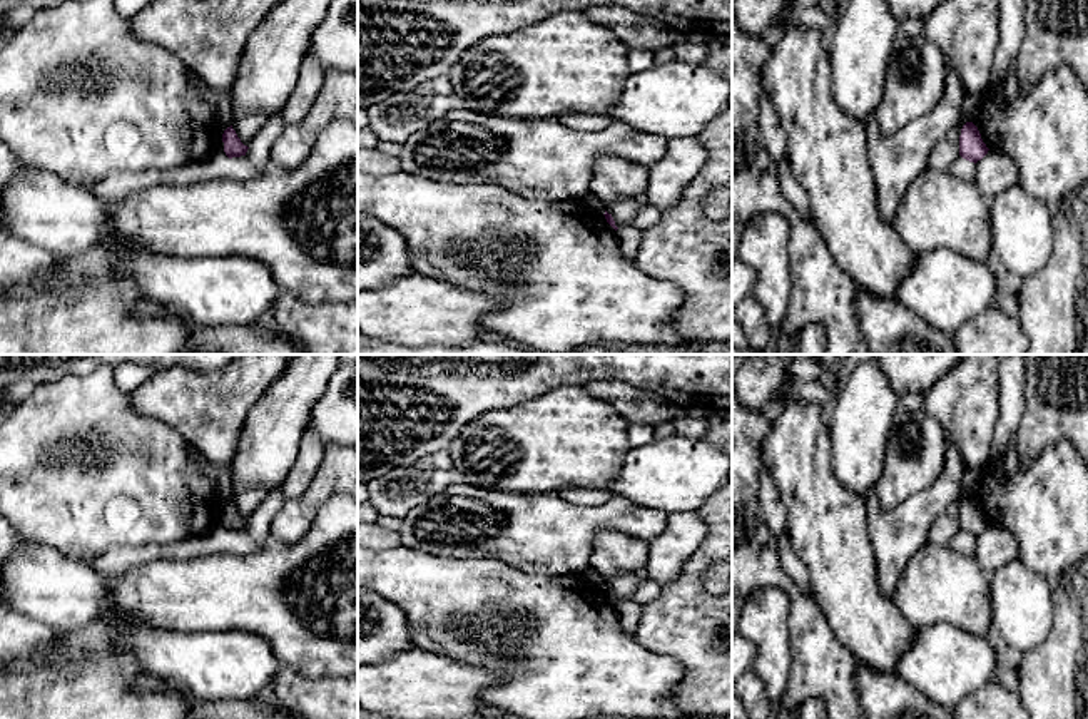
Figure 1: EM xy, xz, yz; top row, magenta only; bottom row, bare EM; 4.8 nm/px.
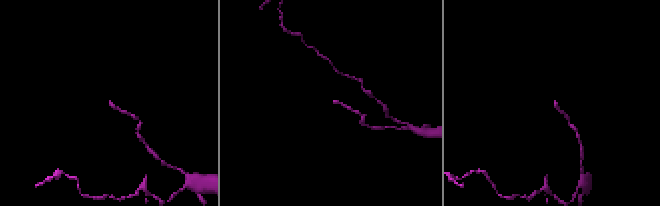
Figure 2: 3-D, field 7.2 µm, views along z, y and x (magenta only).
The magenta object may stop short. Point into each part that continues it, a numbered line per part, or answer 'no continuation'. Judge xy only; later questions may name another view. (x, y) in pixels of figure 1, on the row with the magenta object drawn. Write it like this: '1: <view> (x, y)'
no continuation

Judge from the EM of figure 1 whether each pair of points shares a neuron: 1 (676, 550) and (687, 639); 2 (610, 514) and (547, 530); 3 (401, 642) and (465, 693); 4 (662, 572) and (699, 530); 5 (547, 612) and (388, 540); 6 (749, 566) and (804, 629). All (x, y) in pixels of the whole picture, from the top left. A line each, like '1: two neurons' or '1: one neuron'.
1: two neurons
2: one neuron
3: two neurons
4: one neuron
5: two neurons
6: one neuron

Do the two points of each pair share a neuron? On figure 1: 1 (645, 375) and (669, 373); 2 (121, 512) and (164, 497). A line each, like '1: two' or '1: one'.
1: one
2: one

